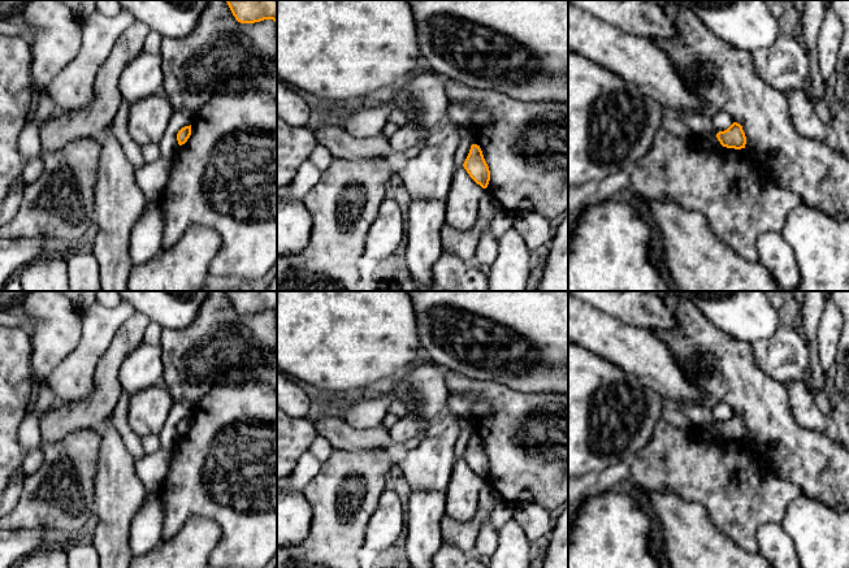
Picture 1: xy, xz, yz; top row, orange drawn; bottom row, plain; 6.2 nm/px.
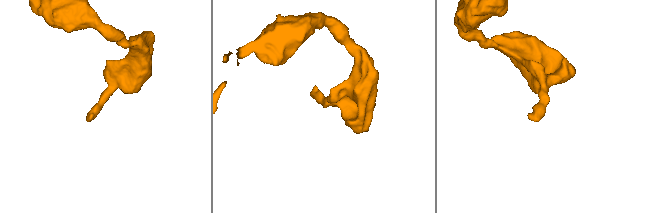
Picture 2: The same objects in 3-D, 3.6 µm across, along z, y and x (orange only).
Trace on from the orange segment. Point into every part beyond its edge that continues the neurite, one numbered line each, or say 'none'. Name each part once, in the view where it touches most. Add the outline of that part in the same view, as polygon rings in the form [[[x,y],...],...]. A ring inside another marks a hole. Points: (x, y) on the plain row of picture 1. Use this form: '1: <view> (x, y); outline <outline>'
none

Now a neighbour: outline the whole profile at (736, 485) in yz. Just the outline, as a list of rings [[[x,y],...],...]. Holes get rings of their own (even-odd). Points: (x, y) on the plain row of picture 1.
[[[660,417],[649,445],[629,461],[629,478],[631,482],[647,490],[671,490],[685,502],[702,504],[711,523],[724,536],[745,551],[755,554],[759,550],[758,528],[763,524],[781,525],[789,503],[803,494],[801,487],[774,473],[768,458],[763,458],[755,451],[755,446],[746,439],[735,441],[723,437],[709,443],[703,439],[698,426],[680,429]]]

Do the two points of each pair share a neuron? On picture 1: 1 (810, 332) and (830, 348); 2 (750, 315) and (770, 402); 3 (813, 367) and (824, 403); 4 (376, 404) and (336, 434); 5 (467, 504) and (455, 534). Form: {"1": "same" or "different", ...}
{"1": "different", "2": "different", "3": "same", "4": "different", "5": "different"}

